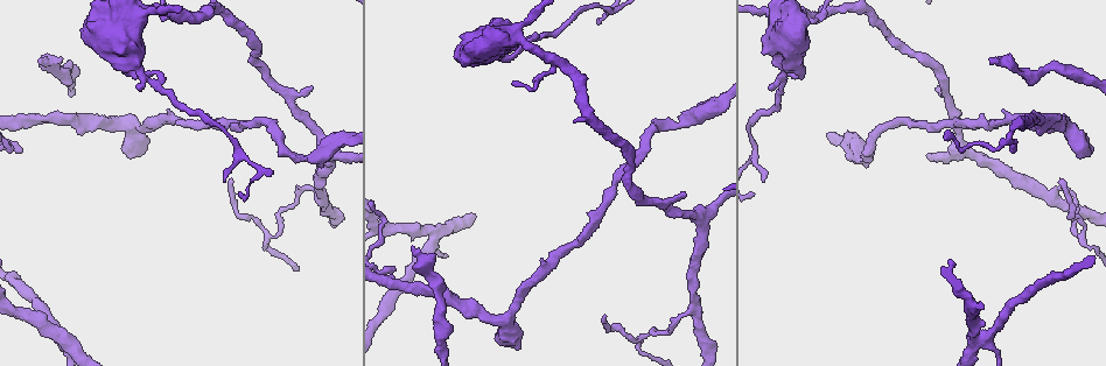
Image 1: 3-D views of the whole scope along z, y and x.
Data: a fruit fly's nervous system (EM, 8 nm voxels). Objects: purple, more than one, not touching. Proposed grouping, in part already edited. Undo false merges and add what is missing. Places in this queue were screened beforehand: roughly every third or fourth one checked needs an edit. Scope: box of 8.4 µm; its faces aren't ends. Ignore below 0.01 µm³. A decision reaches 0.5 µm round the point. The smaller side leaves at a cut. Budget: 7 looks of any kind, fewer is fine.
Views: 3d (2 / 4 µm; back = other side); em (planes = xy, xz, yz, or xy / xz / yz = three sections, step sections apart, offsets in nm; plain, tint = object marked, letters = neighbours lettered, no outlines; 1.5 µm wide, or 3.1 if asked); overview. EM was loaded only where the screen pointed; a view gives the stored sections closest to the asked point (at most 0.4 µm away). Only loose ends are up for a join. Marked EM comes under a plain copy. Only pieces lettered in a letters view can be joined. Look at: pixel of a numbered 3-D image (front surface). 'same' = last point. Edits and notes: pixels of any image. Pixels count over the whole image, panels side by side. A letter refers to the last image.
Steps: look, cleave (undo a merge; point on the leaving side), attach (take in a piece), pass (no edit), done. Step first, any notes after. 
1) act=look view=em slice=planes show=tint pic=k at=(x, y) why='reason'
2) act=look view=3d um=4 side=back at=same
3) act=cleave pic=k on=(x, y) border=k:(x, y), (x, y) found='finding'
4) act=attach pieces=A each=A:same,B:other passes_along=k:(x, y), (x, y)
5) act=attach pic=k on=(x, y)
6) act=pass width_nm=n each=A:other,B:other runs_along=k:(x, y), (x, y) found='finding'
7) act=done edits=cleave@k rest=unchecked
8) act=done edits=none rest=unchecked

act=look view=em slice=planes show=letters pic=1 at=(321, 157) why='sudden change in width'

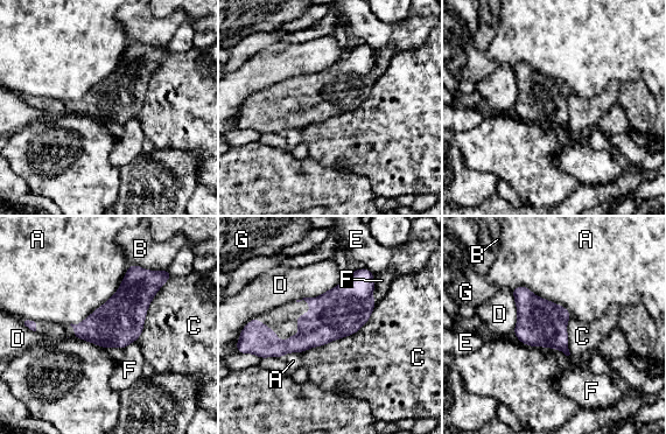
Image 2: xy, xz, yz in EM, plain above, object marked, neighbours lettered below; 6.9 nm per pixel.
act=pass each=A:other,B:other,C:other,D:other,E:other,F:other,G:other border=2:(372, 274), (372, 298), (376, 301) found='all the same neuron'

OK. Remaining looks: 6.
act=look view=em slice=planes show=letters pic=1 at=(321, 191) why='three-way junction'

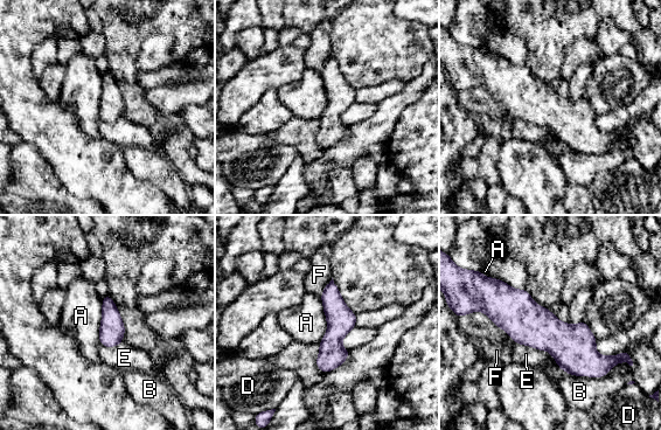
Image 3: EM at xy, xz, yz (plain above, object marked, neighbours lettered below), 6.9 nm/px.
act=pass each=A:other,B:other,D:other,E:other,F:other border=3:(102, 299), (99, 344) found='continuous, no second neuron'

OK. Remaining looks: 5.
act=look view=3d um=4 pic=1 at=(507, 322) why='branch point'

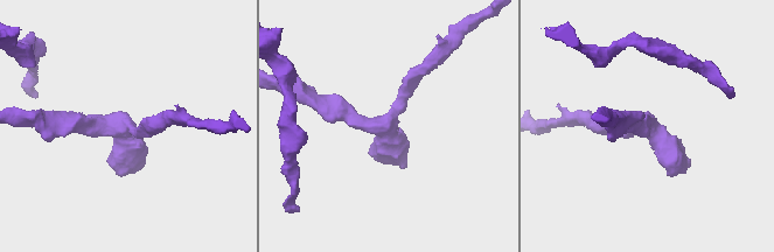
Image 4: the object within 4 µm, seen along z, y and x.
act=look view=em slice=yz step=4 show=tint pic=4 at=(646, 129)

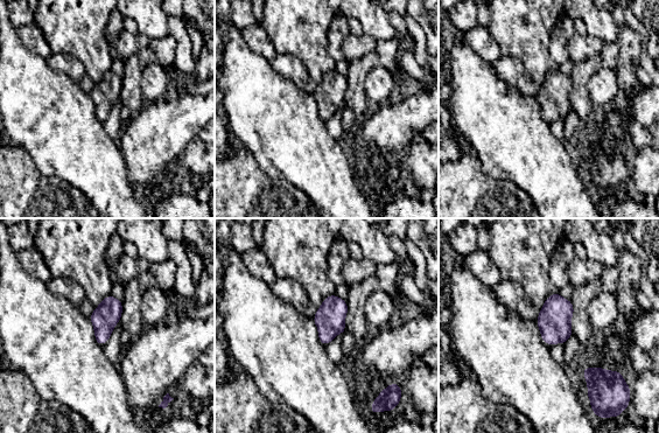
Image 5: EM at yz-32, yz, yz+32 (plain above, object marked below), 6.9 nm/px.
act=look view=em slice=planes show=letters at=same why='another direction'

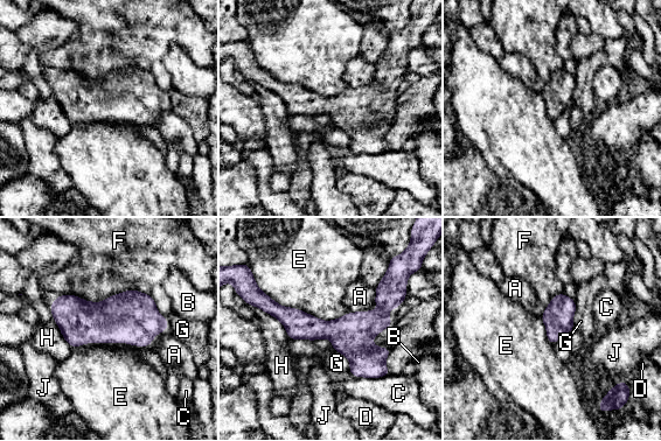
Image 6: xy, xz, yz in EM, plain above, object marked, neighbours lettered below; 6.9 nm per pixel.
act=pass each=A:other,B:other,C:other,D:other,E:other,F:other,G:other,H:other,J:other border=6:(259, 289), (322, 320), (347, 313) found='one neuron here'

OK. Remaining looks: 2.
act=done edits=none rest=unchecked

